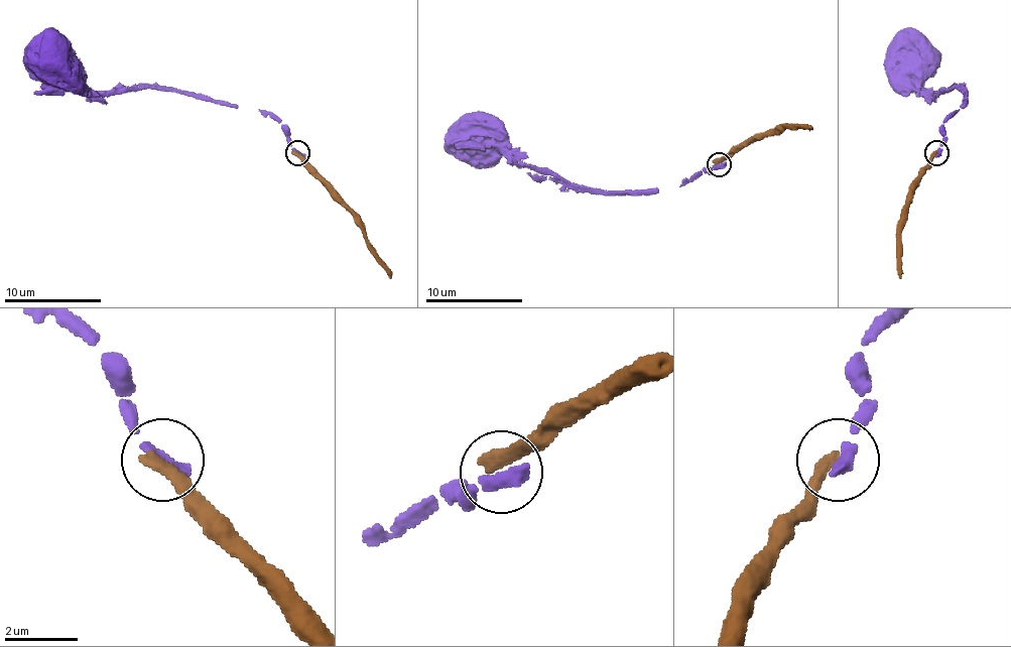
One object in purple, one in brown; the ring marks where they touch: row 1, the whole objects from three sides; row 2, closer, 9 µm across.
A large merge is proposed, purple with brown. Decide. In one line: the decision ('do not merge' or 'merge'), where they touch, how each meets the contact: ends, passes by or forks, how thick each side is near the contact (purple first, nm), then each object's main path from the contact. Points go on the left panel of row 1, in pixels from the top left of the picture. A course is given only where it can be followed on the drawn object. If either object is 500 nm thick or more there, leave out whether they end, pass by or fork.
do not merge; place (297, 153); purple ends; brown ends; calibres 380 and 400 nm; course purple (298, 153), (291, 146), (283, 124), (259, 110), (221, 105), (181, 93), (131, 88), (85, 90), (48, 63); course brown (298, 153), (354, 217), (369, 250), (390, 277)

